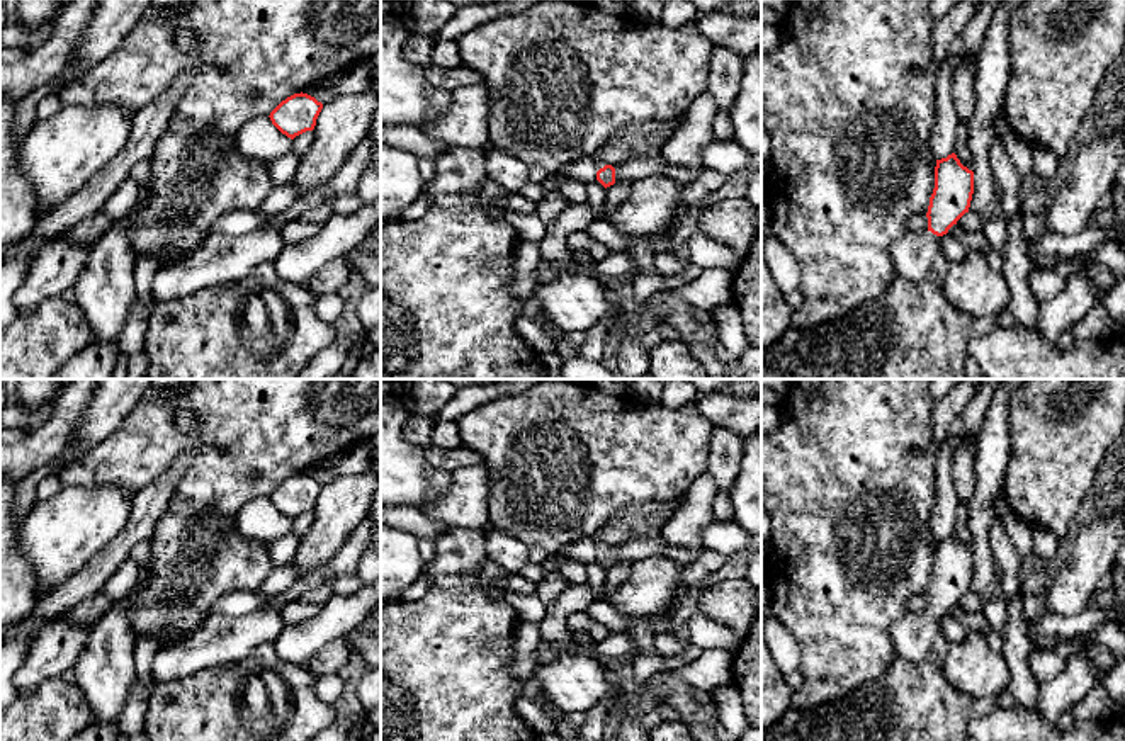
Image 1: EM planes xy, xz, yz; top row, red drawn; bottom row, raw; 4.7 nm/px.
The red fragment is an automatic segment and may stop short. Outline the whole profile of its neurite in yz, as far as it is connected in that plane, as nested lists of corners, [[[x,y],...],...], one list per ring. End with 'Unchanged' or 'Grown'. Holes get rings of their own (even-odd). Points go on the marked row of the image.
[[[955,153],[936,160],[935,189],[928,206],[928,229],[907,233],[890,248],[896,274],[919,284],[941,257],[940,238],[969,212],[974,194],[974,172]]]. Grown

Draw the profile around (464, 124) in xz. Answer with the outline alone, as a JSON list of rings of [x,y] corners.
[[[484,83],[459,87],[450,92],[449,109],[418,129],[449,150],[489,144],[489,95]]]

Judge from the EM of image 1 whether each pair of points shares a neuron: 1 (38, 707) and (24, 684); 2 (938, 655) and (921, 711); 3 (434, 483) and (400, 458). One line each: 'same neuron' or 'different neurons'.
1: different neurons
2: same neuron
3: same neuron

